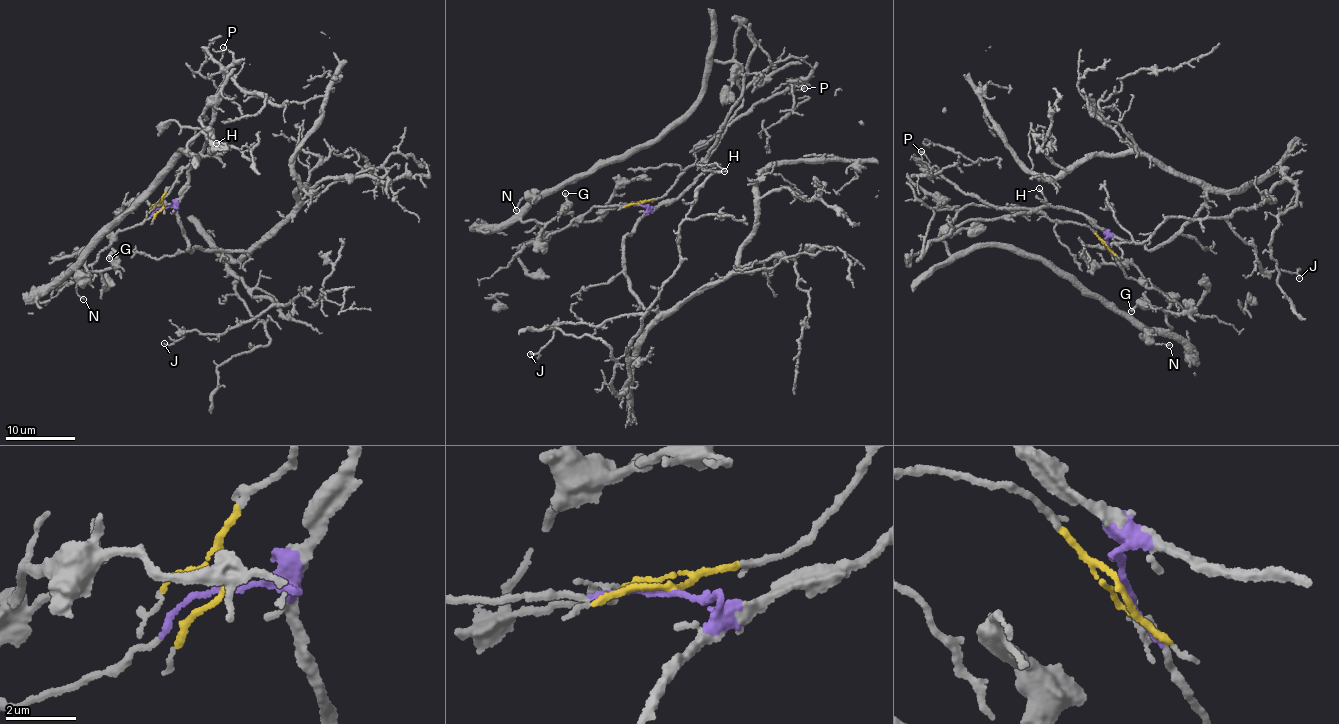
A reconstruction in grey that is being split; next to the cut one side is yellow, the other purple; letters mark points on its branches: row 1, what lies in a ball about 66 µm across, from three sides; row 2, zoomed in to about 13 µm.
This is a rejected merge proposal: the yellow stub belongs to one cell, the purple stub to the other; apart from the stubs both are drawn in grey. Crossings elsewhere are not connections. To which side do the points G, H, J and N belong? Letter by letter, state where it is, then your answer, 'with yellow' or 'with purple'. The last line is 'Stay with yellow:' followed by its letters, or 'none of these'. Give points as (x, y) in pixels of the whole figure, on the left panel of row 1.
G: place (109, 258); with yellow
H: place (216, 143); with purple
J: place (164, 343); with purple
N: place (83, 299); with yellow
Stay with yellow: G, N

